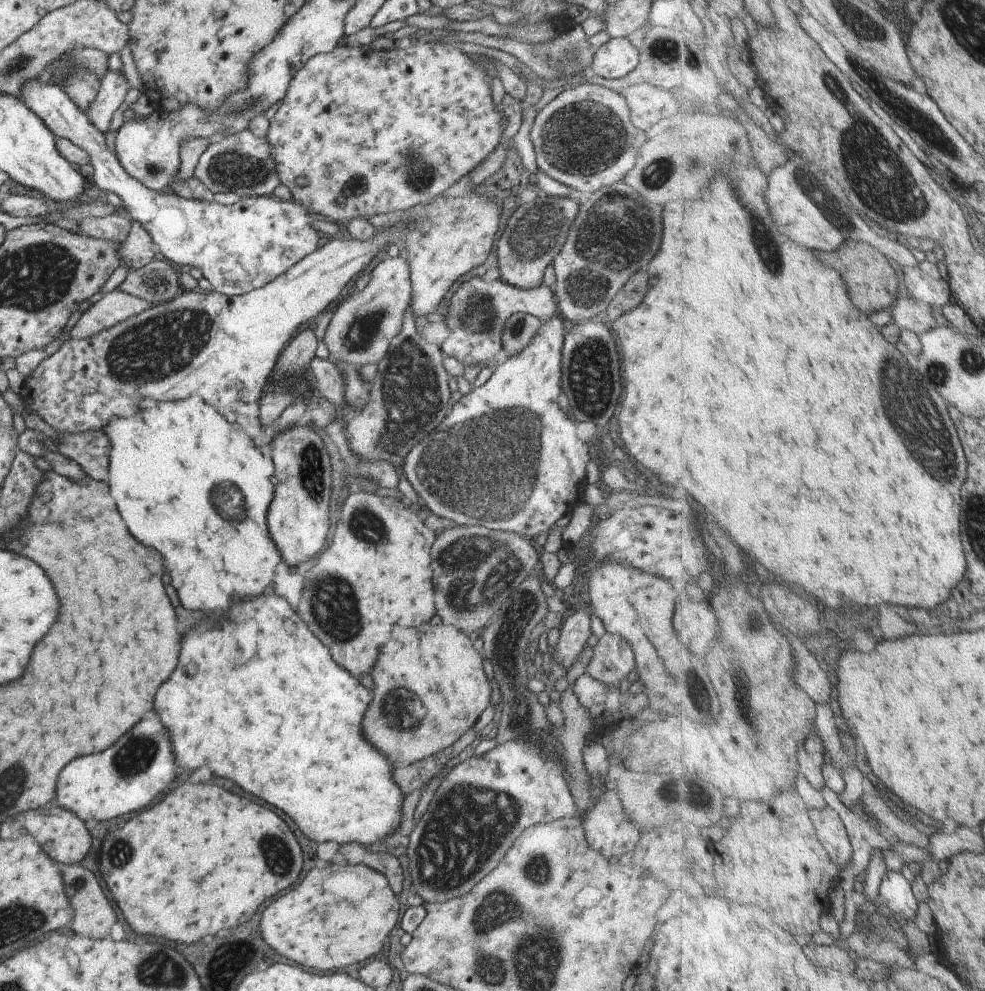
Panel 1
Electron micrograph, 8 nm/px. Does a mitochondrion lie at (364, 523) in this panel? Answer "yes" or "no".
yes

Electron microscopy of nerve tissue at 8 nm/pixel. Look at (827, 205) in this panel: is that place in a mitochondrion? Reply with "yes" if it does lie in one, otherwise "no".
yes

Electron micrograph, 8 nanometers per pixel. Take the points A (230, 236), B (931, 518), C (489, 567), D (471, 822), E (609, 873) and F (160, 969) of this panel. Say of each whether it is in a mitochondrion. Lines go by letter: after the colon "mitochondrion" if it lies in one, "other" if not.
A: other
B: other
C: mitochondrion
D: mitochondrion
E: other
F: mitochondrion

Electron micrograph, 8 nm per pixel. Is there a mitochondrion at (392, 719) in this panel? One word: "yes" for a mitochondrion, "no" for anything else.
yes

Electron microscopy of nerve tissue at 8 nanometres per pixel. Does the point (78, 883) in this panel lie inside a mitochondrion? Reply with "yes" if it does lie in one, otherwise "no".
yes

